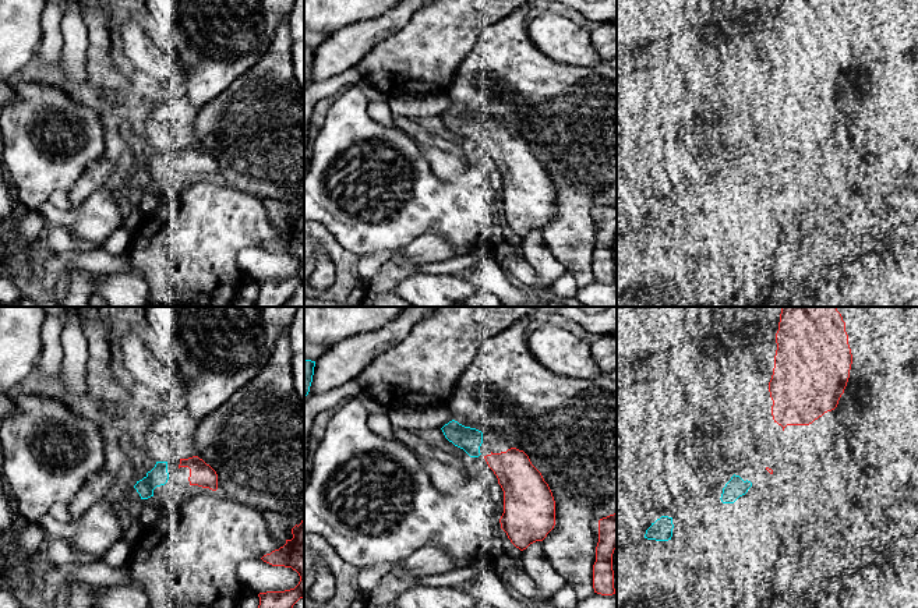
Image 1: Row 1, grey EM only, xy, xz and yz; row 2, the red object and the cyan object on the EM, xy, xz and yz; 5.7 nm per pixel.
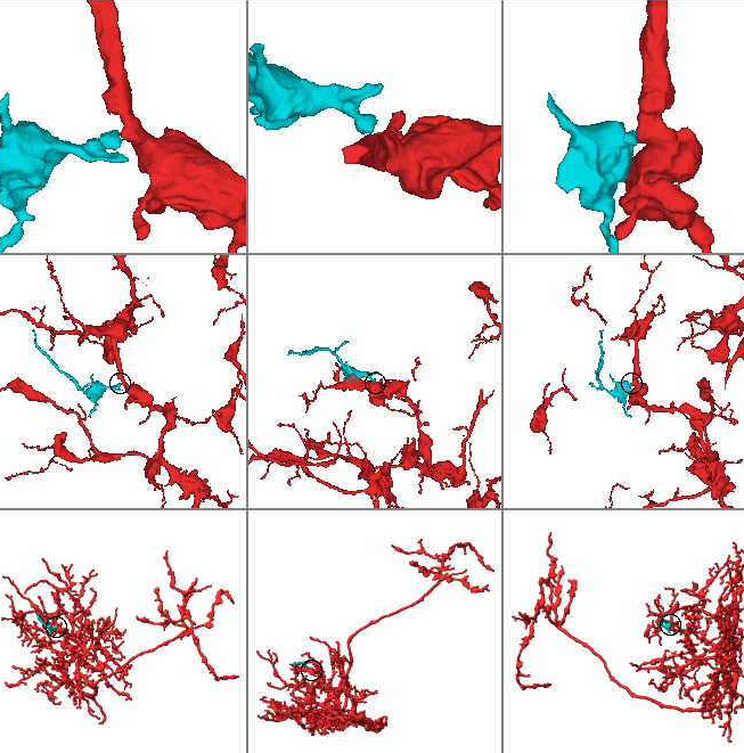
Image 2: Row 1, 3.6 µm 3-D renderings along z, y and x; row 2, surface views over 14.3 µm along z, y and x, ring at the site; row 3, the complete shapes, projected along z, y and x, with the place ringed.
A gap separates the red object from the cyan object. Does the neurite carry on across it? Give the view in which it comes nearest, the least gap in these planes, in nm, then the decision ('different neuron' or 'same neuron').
xz | 30 nm | same neuron

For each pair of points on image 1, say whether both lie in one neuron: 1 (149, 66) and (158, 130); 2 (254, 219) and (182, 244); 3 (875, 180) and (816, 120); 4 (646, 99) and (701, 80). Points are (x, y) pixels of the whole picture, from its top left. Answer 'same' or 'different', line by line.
1: different
2: same
3: different
4: same

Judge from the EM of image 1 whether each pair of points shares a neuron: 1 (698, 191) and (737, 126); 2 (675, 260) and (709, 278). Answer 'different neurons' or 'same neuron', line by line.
1: different neurons
2: different neurons

